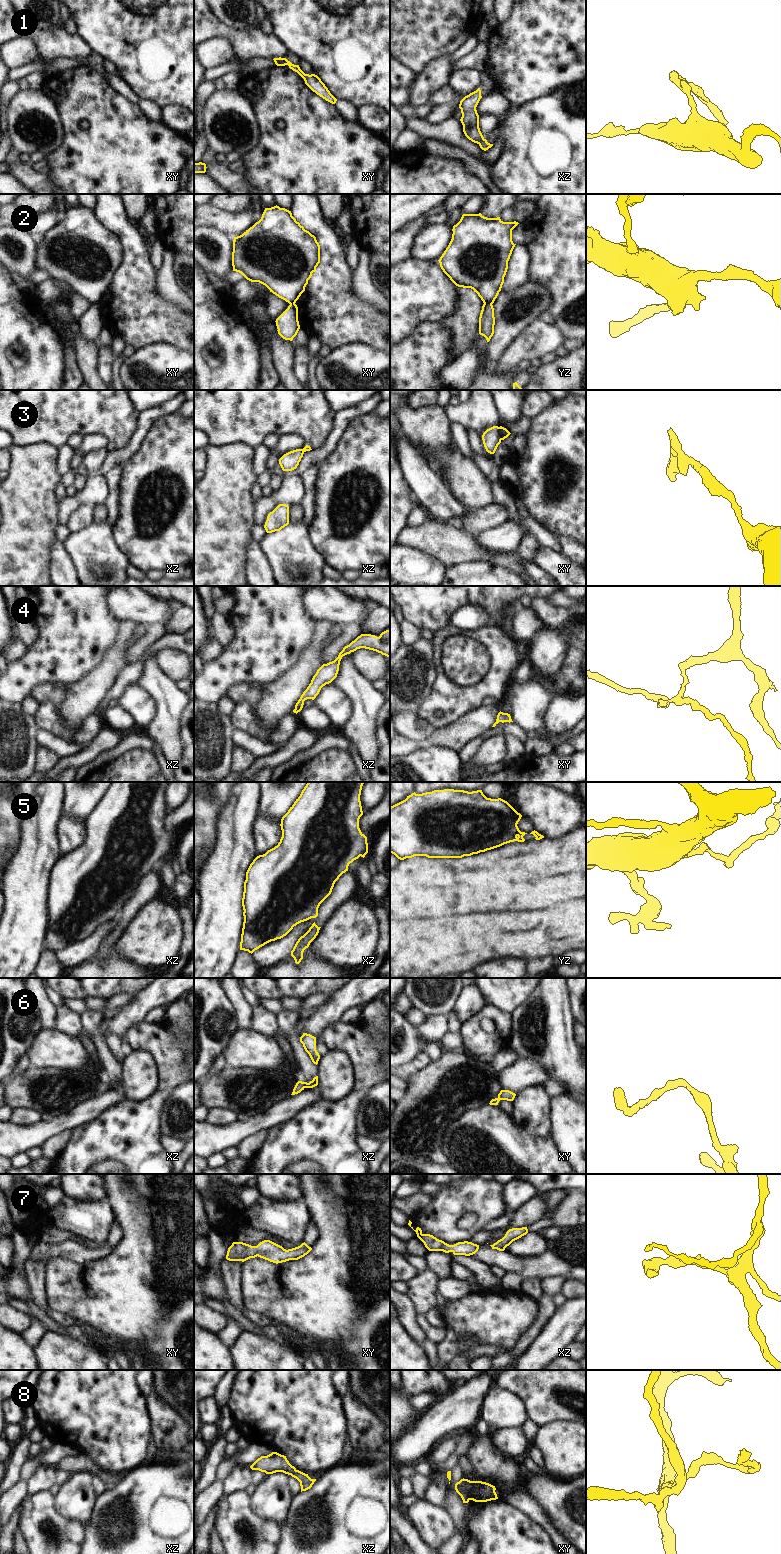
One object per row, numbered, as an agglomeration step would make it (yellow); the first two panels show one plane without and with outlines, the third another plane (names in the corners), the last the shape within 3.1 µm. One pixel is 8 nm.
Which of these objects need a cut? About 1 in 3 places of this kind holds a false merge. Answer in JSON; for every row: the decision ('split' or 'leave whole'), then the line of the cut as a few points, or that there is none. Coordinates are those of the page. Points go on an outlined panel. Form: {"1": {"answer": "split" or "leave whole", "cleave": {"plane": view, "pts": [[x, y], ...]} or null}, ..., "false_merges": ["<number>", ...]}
{"1": {"answer": "split", "cleave": {"plane": "xz", "pts": [[483, 138], [478, 143]]}}, "2": {"answer": "split", "cleave": {"plane": "yz", "pts": [[484, 303], [491, 304]]}}, "3": {"answer": "split", "cleave": {"plane": "xy", "pts": [[499, 427], [501, 439]]}}, "4": {"answer": "leave whole", "cleave": null}, "5": {"answer": "split", "cleave": {"plane": "yz", "pts": [[521, 832], [517, 835]]}}, "6": {"answer": "leave whole", "cleave": null}, "7": {"answer": "leave whole", "cleave": null}, "8": {"answer": "leave whole", "cleave": null}, "false_merges": ["1", "2", "3", "5"]}

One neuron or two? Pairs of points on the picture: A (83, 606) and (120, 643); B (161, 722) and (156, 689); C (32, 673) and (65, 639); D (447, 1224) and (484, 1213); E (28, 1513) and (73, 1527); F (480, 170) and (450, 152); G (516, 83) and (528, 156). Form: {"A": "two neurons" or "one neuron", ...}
{"A": "two neurons", "B": "one neuron", "C": "one neuron", "D": "one neuron", "E": "one neuron", "F": "one neuron", "G": "two neurons"}

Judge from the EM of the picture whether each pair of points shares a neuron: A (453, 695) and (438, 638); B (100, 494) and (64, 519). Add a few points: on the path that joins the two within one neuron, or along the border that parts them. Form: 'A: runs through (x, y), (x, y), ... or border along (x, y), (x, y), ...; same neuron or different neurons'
A: runs through (441, 681), (438, 652); same neuron
B: runs through (90, 495), (81, 497), (69, 509); same neuron

